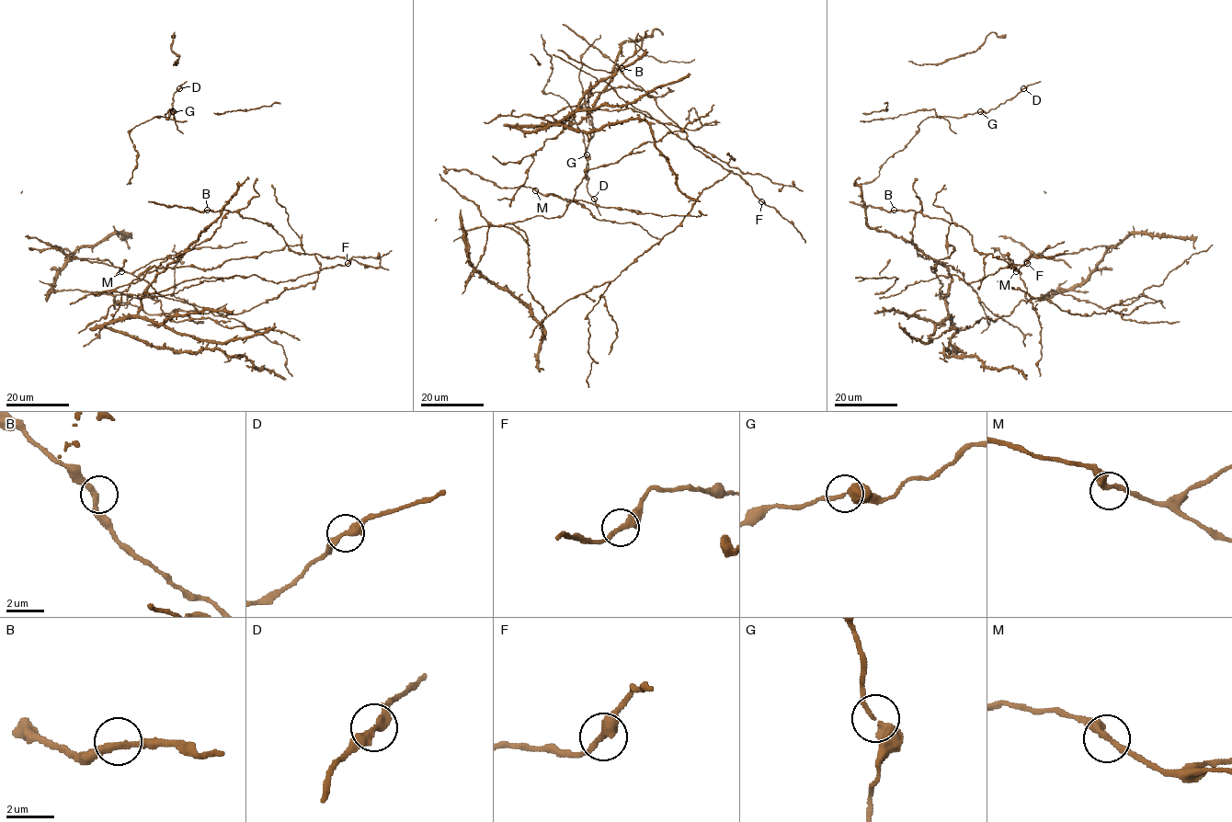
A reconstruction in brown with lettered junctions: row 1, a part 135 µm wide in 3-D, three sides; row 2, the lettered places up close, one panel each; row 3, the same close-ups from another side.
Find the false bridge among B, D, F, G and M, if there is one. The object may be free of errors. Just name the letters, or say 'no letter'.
no letter

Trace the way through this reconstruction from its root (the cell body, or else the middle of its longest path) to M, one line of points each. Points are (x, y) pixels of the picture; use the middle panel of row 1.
M: (694, 202), (613, 280), (541, 326), (527, 237), (512, 223), (560, 217), (574, 199), (535, 190)

